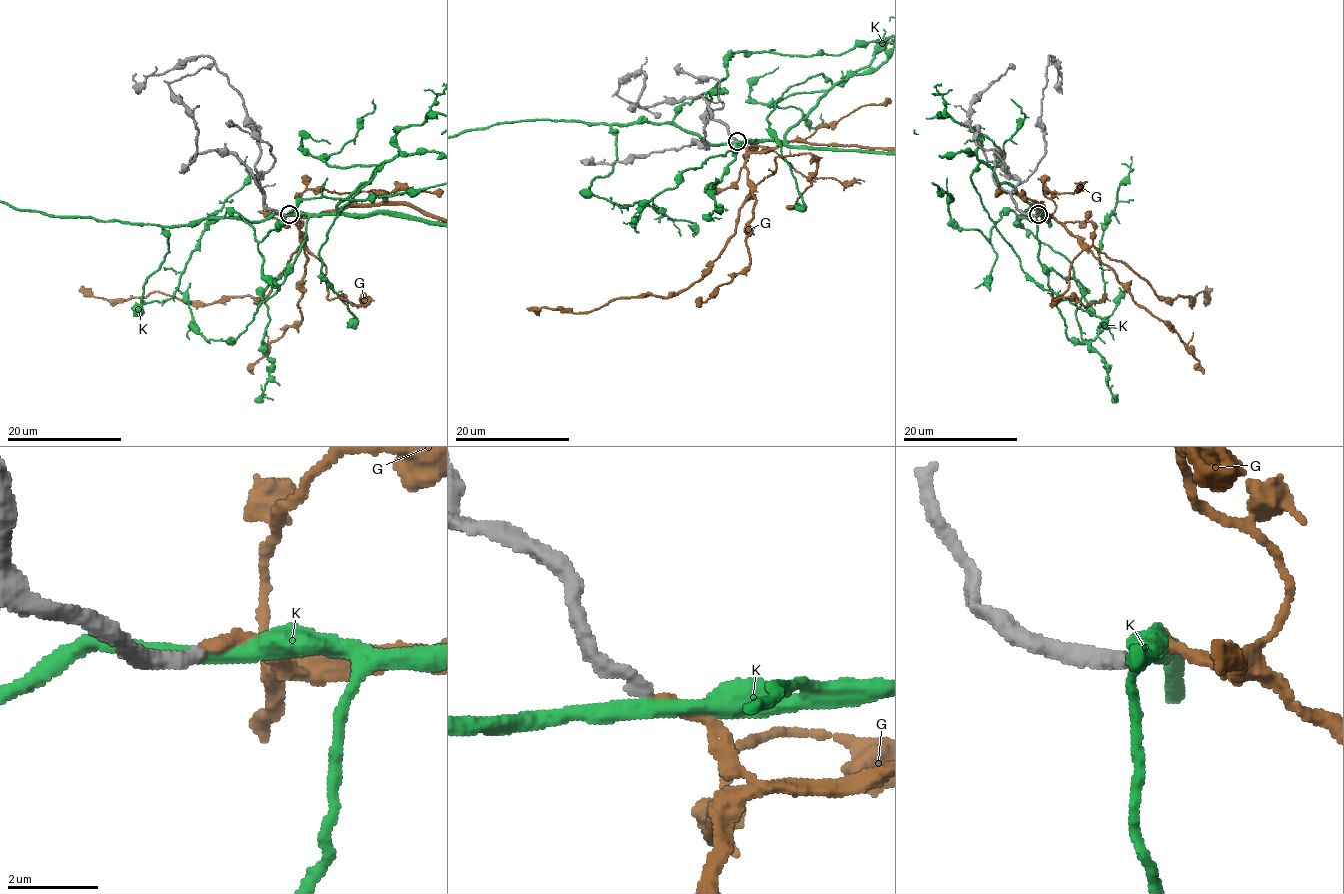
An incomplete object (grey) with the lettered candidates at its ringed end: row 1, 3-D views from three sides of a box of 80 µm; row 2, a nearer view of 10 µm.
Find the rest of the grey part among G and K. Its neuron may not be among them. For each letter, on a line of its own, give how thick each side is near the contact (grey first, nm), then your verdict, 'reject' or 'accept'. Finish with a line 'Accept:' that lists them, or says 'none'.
G: 320 nm thick on the grey side, 280 nm on the other; accept
K: 340 nm thick on the grey side, 360 nm on the other; reject
Accept: G

